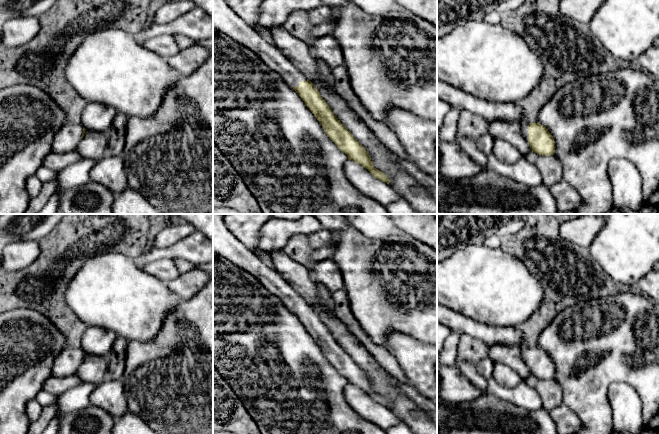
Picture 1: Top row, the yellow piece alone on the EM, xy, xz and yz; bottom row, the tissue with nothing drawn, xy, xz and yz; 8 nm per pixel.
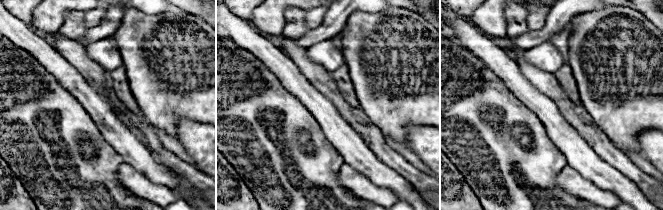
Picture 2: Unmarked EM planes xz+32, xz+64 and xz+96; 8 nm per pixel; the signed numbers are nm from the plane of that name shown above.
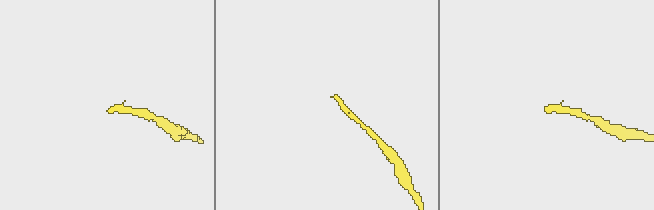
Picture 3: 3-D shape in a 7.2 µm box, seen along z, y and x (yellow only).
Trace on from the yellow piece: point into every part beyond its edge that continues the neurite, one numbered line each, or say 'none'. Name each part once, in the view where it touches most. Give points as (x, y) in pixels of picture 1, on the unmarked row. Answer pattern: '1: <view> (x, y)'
1: xz (225, 244)

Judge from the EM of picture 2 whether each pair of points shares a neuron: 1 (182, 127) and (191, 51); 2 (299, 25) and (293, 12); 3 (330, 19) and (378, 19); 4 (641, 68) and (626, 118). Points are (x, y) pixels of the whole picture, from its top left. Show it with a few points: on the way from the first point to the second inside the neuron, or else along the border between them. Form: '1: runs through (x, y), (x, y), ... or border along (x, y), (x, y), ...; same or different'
1: border along (205, 122), (179, 117), (176, 120), (176, 137); different
2: runs through (297, 22), (293, 15); same
3: border along (369, 13), (354, 11), (340, 31); different
4: runs through (634, 80), (626, 88), (626, 106); same

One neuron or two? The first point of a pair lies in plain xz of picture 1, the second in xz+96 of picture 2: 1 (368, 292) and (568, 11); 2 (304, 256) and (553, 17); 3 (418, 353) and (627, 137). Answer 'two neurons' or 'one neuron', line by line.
1: two neurons
2: two neurons
3: two neurons

